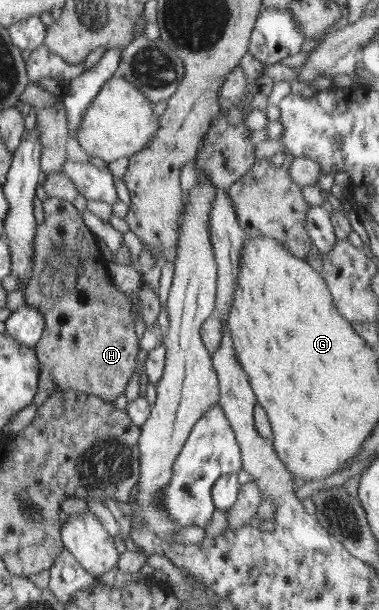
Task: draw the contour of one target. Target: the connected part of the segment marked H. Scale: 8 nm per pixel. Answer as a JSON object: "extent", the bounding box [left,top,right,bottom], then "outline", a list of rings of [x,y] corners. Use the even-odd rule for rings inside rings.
{"extent":[24,197,140,407],"outline":[[[49,197],[43,201],[44,221],[38,224],[33,239],[32,272],[24,288],[24,300],[36,307],[44,318],[44,331],[39,342],[34,346],[40,364],[39,388],[34,396],[34,404],[38,407],[47,397],[57,390],[75,389],[88,395],[98,396],[106,401],[115,402],[127,388],[127,382],[137,371],[137,354],[140,350],[140,334],[136,332],[135,322],[131,315],[130,299],[111,281],[106,268],[110,261],[99,240],[93,237],[77,211],[77,207],[64,198]],[[77,294],[93,294],[101,300],[95,302],[95,316],[81,318],[83,326],[89,324],[89,334],[73,334],[73,304]]]}

